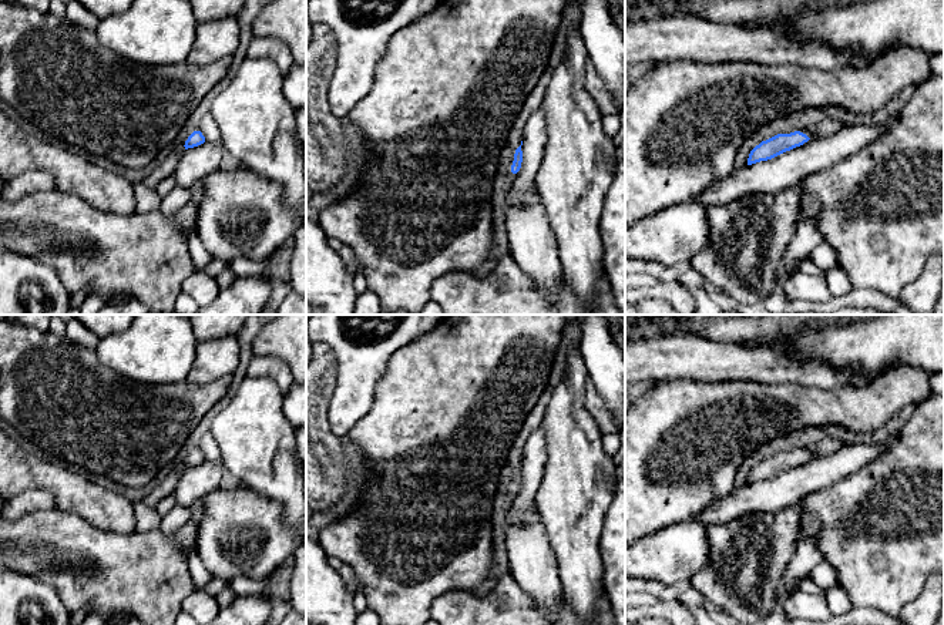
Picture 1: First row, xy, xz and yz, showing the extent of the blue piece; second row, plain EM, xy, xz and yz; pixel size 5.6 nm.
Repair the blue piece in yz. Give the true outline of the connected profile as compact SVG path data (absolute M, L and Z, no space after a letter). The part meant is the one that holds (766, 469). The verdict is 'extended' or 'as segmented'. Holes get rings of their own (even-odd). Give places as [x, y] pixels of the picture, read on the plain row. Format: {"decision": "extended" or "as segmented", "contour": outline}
{"decision": "extended", "contour": "M797 448L790 453L777 453L766 460L762 460L750 470L748 484L772 478L786 470L807 463L814 457L817 456L806 448Z"}

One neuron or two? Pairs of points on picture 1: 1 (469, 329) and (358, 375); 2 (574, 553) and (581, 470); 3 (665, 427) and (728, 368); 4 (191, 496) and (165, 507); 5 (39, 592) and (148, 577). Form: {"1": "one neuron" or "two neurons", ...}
{"1": "two neurons", "2": "one neuron", "3": "two neurons", "4": "two neurons", "5": "two neurons"}

